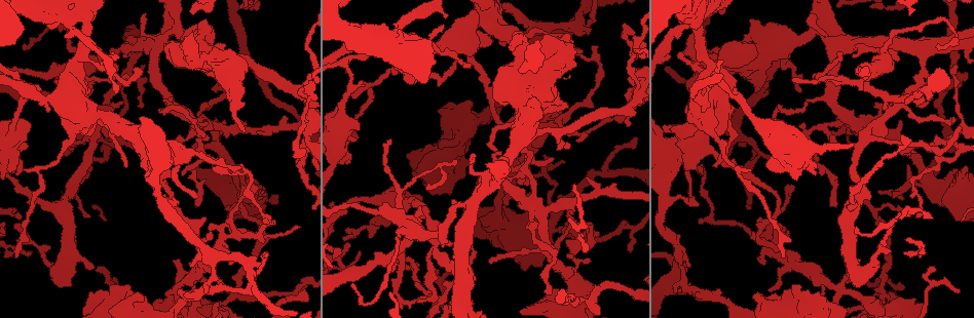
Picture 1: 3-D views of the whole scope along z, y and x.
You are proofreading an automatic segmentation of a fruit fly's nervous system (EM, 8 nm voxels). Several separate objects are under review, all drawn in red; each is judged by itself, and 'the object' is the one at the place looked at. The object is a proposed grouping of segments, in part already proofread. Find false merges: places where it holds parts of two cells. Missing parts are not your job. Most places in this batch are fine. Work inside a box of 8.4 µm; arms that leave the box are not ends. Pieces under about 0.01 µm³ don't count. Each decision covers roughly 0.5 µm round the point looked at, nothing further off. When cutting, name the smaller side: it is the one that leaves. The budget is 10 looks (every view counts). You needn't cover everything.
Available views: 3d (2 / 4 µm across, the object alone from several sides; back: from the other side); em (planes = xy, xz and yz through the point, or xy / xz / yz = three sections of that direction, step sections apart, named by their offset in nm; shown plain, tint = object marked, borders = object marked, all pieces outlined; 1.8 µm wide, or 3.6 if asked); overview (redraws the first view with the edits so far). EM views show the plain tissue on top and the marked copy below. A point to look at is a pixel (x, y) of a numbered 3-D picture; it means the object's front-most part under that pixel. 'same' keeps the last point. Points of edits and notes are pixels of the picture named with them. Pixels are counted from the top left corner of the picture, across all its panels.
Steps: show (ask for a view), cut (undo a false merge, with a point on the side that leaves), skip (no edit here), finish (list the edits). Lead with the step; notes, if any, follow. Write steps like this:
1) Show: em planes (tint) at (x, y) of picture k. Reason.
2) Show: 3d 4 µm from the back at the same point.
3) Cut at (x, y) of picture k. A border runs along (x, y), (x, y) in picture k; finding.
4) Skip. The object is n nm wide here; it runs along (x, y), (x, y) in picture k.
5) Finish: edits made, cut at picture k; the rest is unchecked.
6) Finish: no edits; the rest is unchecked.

Show: 3d 4 µm at (476, 41) of picture 1. Sudden change in width.

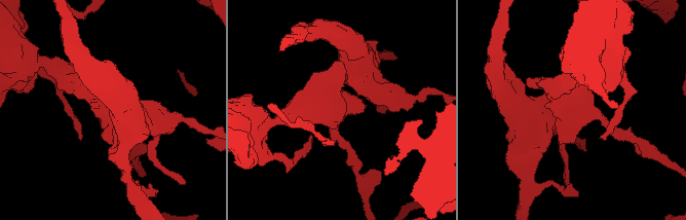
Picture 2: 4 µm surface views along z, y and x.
Show: em yz step 8 (borders) at (108, 113) of picture 2. 4 arms meet here; need the tissue.

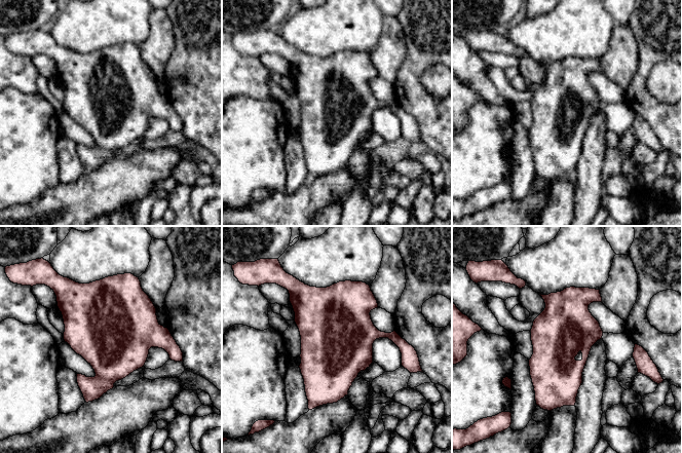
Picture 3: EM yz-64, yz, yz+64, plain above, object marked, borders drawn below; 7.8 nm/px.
Skip. All the same cell.

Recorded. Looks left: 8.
Show: em planes (tint) at (536, 140) of picture 1. Calibre changes.

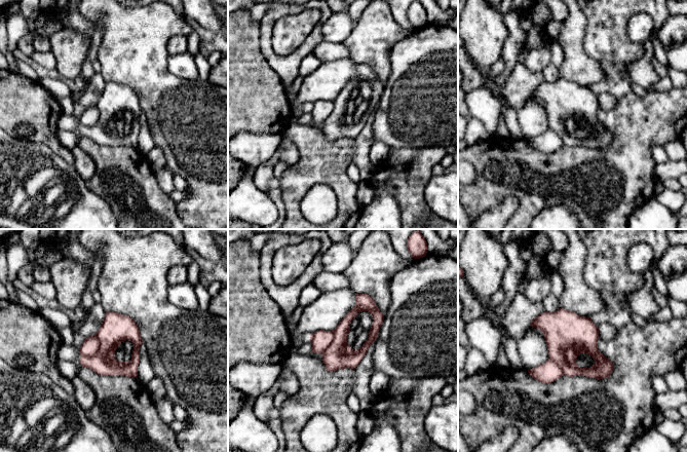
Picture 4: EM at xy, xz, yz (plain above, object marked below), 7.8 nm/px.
Cut at (116, 328) of picture 4. A second cell is stuck on.

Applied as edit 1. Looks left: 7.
Finish: edits made, cut at picture 4; the rest is unchecked.

